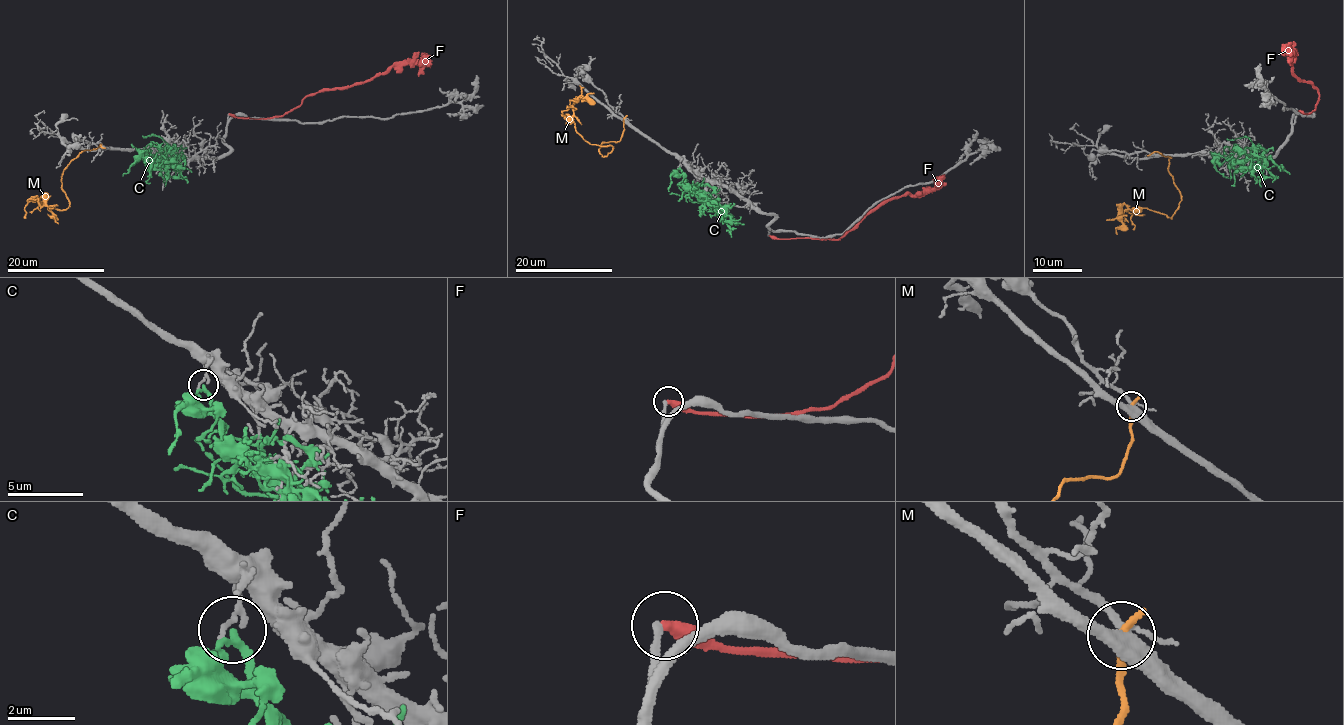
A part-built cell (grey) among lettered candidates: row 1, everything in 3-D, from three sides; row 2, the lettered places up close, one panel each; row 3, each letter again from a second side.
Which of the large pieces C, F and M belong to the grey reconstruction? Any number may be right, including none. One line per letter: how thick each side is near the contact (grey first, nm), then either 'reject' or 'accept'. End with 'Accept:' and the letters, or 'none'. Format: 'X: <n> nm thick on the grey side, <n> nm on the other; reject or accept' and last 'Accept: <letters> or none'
C: 170 nm thick on the grey side, 200 nm on the other; reject
F: 190 nm thick on the grey side, 400 nm on the other; reject
M: 440 nm thick on the grey side, 280 nm on the other; reject
Accept: none

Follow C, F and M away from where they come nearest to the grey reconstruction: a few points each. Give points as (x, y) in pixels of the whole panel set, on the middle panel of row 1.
C: (679, 167), (686, 186), (709, 199), (710, 206), (695, 202), (676, 185)
F: (770, 235), (839, 240), (888, 200), (922, 195), (935, 182), (936, 186)
M: (624, 119), (622, 137), (598, 148), (602, 156), (612, 148), (583, 138), (573, 120), (579, 97), (594, 92)

